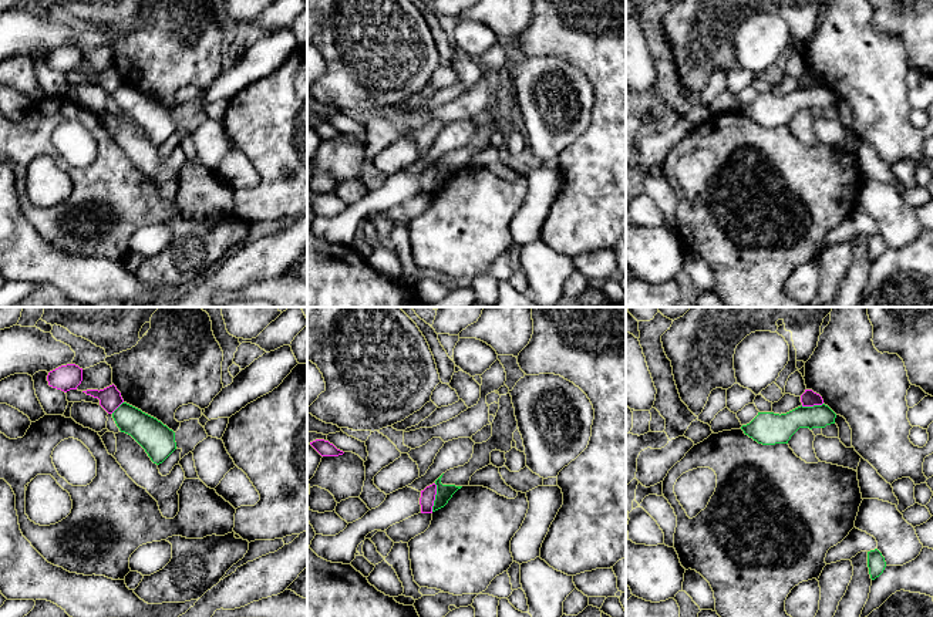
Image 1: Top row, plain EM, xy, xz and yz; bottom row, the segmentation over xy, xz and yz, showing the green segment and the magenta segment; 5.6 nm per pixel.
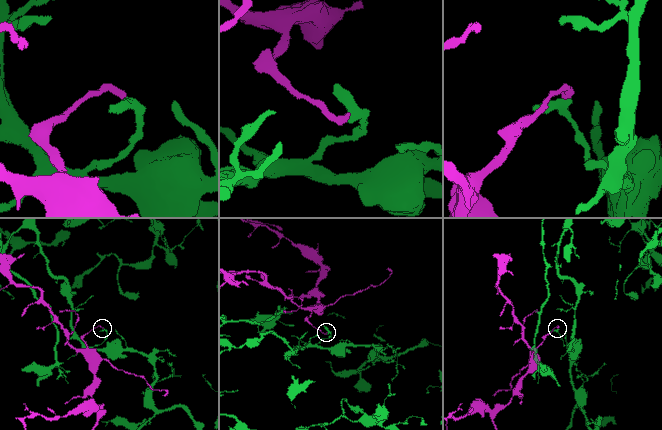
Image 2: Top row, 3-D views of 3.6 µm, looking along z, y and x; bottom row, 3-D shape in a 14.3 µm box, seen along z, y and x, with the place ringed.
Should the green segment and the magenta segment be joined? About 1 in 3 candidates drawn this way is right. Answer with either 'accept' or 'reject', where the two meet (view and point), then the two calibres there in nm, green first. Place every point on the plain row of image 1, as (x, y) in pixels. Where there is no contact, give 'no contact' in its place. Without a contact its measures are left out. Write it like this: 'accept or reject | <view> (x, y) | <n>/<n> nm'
reject | xz (435, 179) | 100/80 nm

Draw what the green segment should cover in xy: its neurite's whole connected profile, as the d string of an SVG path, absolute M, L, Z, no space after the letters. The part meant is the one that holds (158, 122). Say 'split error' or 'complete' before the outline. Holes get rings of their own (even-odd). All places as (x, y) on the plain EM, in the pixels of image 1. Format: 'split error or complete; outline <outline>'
complete; outline M127 84L112 94L112 100L119 112L131 117L156 146L176 131L172 111Z

